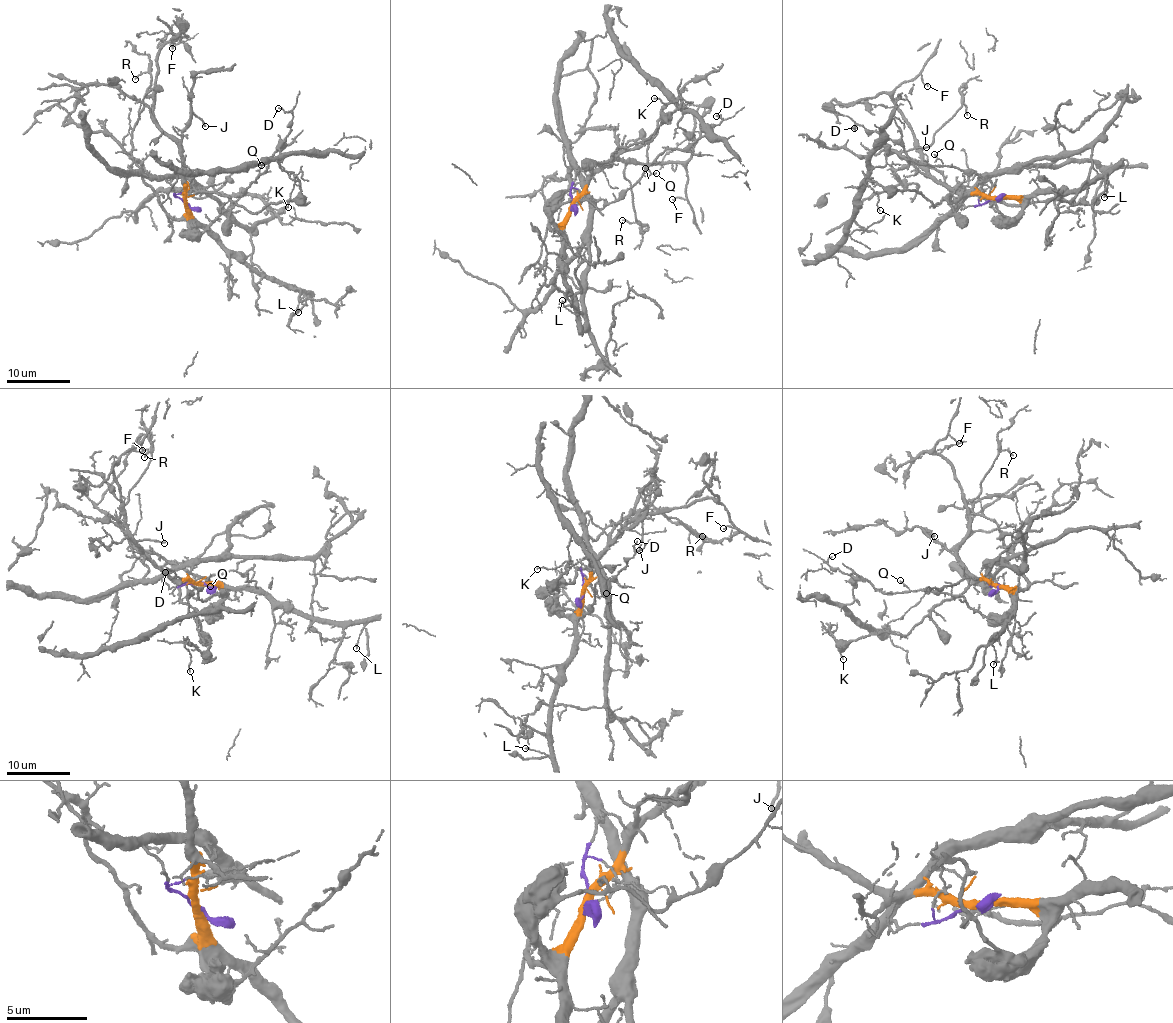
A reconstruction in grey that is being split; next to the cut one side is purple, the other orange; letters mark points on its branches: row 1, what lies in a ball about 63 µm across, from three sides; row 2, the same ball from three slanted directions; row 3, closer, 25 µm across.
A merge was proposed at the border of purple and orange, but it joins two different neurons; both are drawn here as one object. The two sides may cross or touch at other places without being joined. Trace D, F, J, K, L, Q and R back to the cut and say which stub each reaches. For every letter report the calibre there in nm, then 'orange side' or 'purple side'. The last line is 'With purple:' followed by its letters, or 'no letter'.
D: 130 nm | orange side
F: 90 nm | orange side
J: 170 nm | orange side
K: 100 nm | orange side
L: 150 nm | orange side
Q: 80 nm | orange side
R: 120 nm | orange side
With purple: no letter

